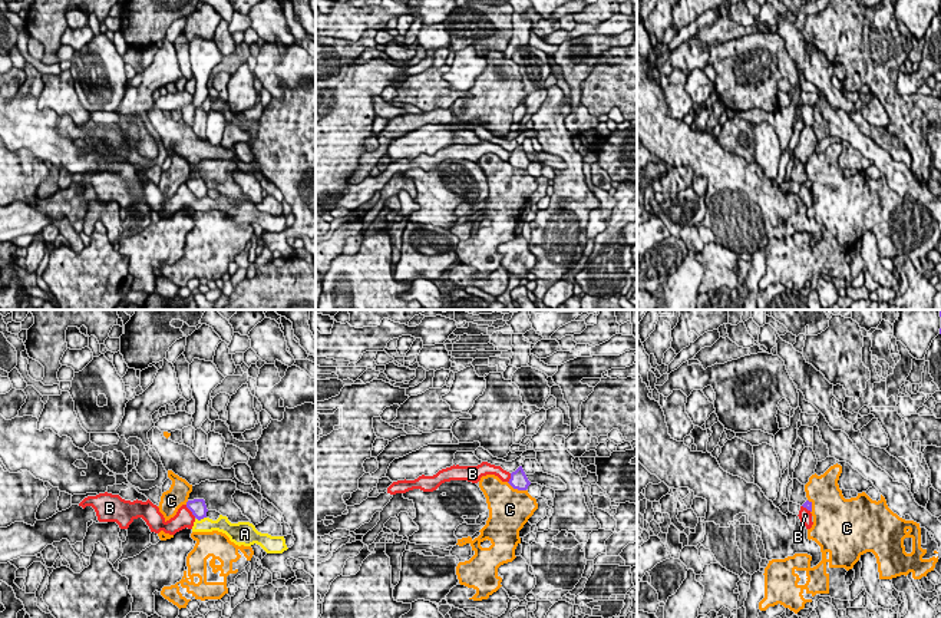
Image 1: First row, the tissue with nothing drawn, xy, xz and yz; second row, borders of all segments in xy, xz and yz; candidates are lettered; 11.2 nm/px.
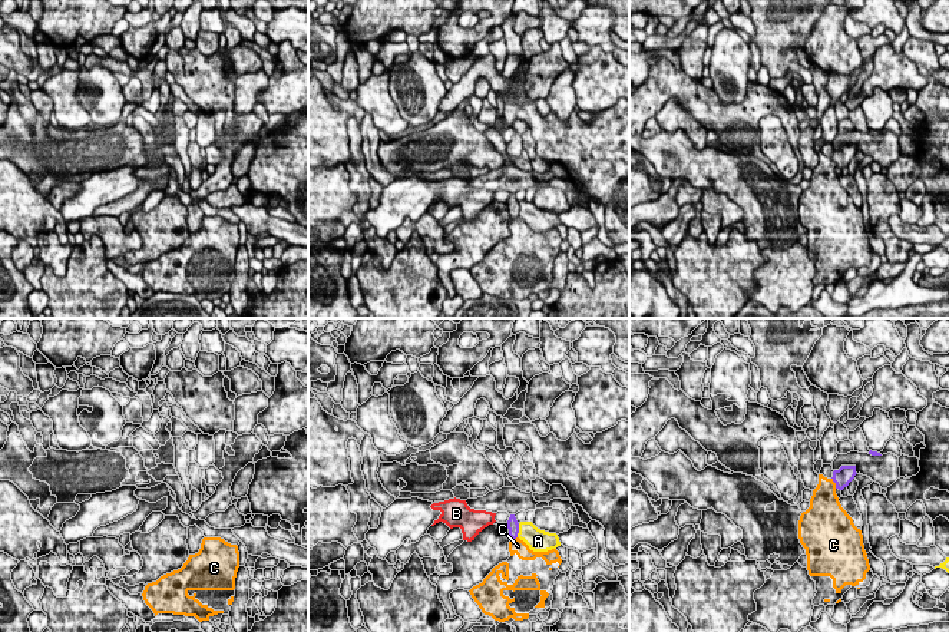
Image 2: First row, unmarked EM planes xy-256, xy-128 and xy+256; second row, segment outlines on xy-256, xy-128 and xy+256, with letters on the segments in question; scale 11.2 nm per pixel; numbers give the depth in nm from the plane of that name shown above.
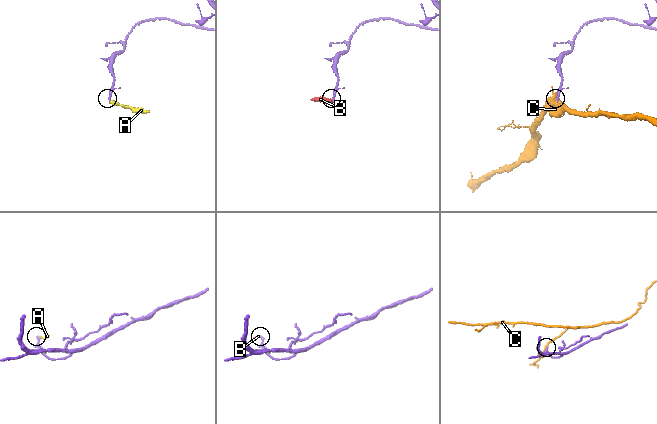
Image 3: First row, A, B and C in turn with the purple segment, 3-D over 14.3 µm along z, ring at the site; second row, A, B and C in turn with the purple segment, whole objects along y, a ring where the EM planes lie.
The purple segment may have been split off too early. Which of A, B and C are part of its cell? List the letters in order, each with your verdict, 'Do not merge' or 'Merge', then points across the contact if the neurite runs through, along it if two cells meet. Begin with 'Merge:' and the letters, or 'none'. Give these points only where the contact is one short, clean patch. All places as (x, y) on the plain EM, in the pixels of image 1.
Merge: none
A: Do not merge. Boundary: xy (205, 195), (197, 198)
B: Do not merge. Boundary: xy (185, 184), (195, 195)
C: Do not merge

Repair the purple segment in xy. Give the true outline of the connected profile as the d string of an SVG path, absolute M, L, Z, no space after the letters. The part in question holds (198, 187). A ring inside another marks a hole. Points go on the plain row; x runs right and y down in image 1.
M194 178L194 179L188 179L186 181L186 186L192 191L192 194L201 199L204 196L207 196L207 184L204 178Z

